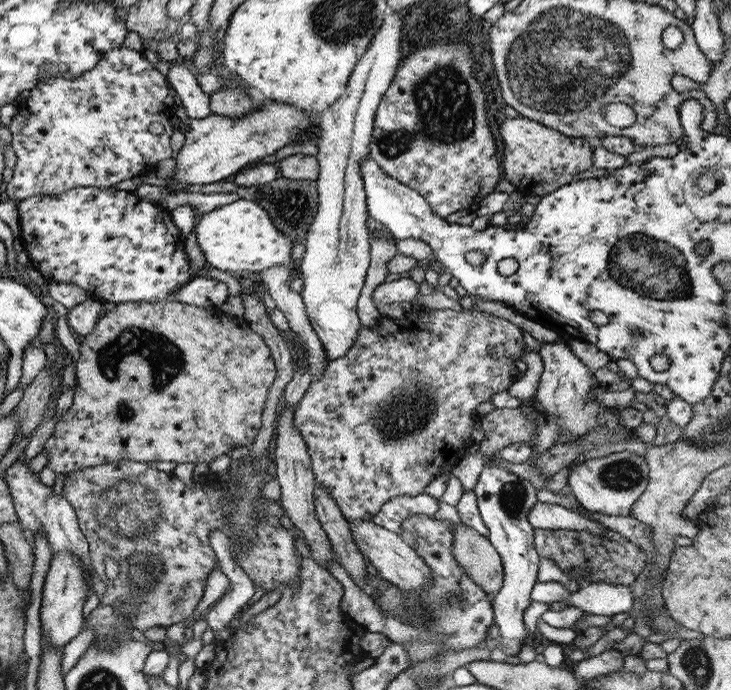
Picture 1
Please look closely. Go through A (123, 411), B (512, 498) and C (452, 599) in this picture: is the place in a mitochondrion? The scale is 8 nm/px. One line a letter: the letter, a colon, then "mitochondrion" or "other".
A: mitochondrion
B: mitochondrion
C: mitochondrion

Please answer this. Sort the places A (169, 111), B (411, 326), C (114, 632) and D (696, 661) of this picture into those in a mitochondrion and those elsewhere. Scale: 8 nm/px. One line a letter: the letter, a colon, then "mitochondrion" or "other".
A: other
B: other
C: mitochondrion
D: mitochondrion

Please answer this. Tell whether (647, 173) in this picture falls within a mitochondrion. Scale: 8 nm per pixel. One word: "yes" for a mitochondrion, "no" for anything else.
no

